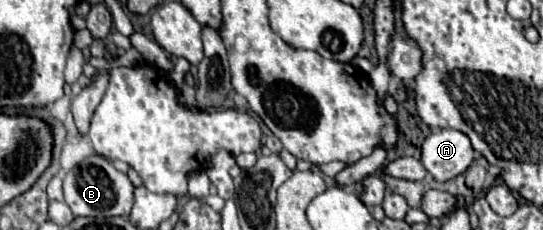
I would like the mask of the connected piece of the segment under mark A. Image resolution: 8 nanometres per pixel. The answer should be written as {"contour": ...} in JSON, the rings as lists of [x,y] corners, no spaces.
{"contour":[[[434,130],[422,144],[424,168],[438,182],[460,176],[474,160],[474,148],[466,134],[458,130]]]}

